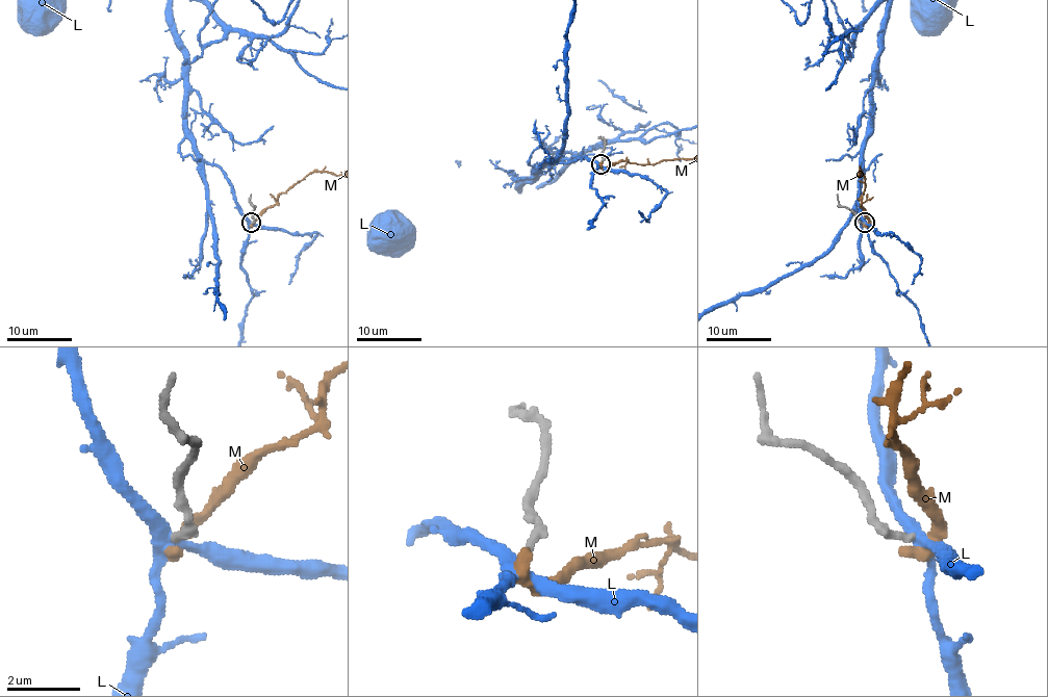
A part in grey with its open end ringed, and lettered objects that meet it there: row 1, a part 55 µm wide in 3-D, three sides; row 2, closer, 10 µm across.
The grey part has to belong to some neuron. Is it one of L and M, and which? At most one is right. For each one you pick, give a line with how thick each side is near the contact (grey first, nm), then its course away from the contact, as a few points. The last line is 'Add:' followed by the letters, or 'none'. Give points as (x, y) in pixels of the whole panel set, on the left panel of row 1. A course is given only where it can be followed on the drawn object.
Add: none

